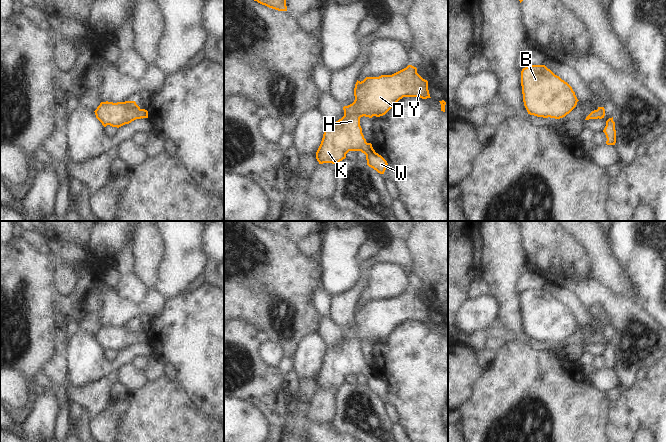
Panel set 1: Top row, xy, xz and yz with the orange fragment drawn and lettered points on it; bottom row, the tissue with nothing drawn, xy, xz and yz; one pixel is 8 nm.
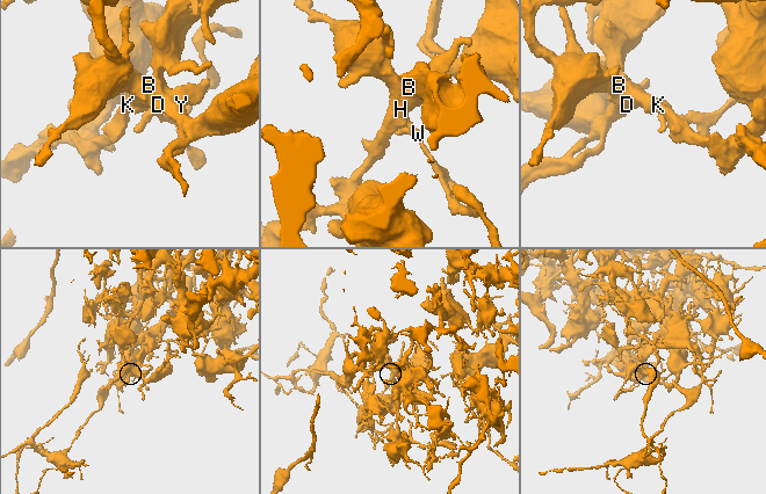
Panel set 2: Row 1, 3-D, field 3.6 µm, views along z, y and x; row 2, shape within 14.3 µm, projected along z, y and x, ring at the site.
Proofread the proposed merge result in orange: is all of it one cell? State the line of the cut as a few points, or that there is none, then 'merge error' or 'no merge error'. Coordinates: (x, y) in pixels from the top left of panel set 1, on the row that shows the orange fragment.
no cut | no merge error

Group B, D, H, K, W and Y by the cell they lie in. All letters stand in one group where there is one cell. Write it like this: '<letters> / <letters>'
B D H K W Y

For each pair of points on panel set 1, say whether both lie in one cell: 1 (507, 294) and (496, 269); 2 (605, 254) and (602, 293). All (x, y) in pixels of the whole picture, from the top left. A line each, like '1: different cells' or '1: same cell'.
1: same cell
2: different cells

